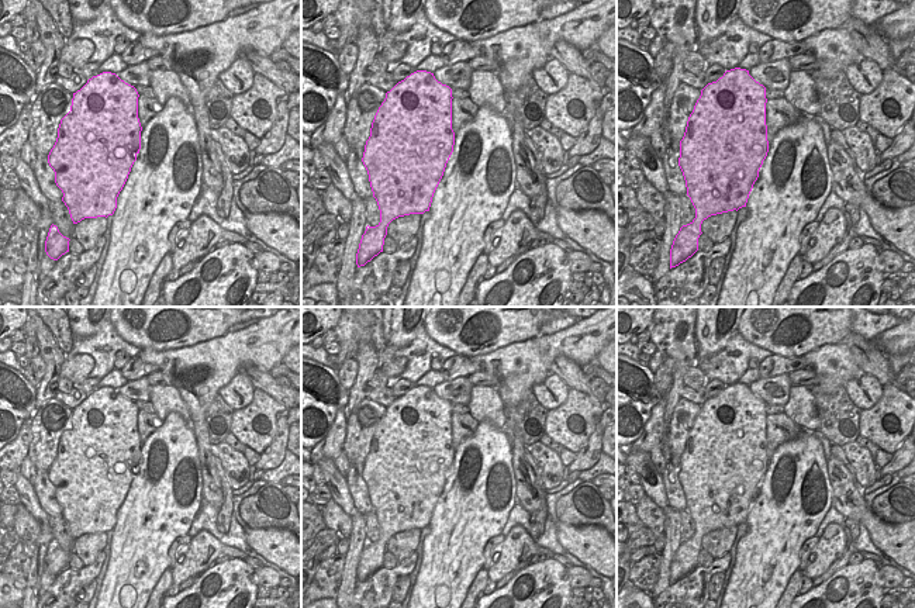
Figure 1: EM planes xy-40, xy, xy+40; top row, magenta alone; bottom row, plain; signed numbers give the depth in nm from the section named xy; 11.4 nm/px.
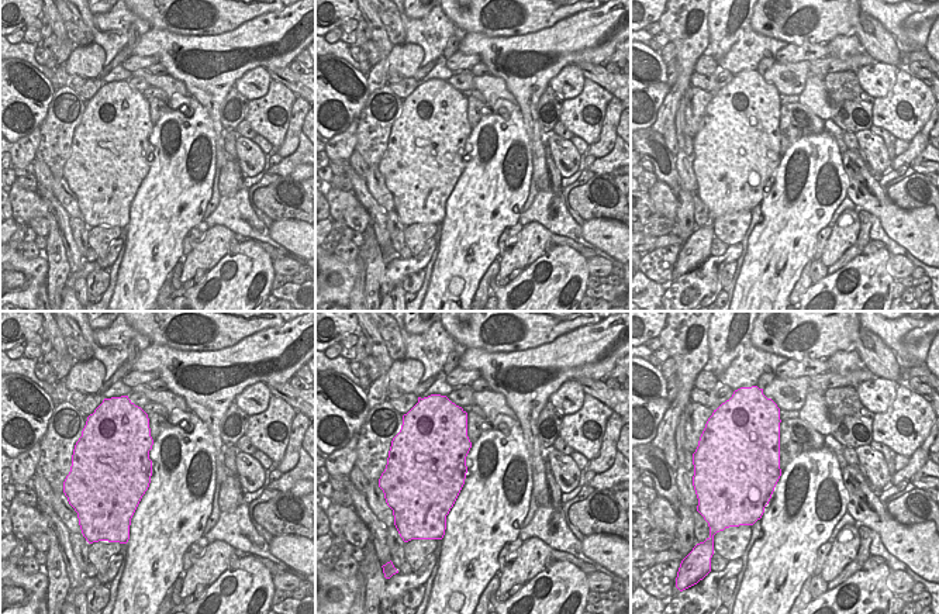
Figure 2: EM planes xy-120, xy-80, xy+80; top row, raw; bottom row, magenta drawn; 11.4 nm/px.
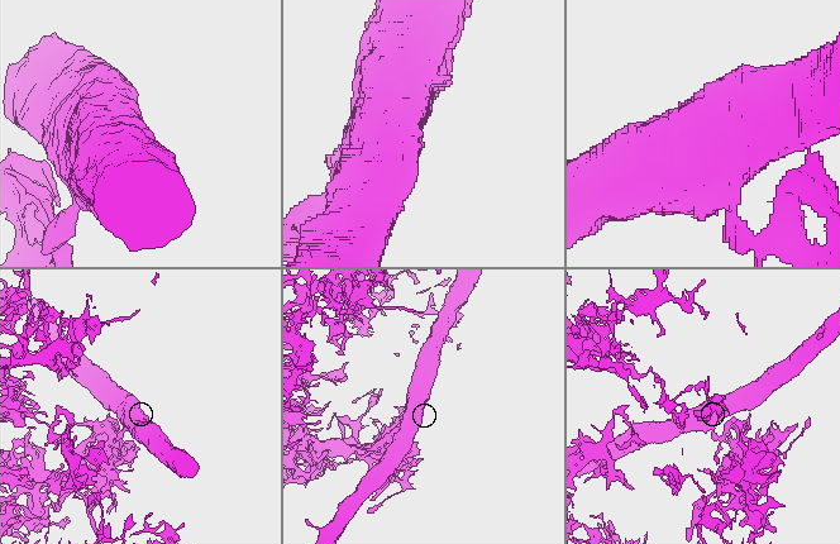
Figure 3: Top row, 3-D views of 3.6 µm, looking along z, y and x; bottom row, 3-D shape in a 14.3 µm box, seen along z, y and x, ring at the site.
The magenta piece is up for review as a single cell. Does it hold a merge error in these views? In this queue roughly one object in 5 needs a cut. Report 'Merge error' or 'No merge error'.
Merge error.

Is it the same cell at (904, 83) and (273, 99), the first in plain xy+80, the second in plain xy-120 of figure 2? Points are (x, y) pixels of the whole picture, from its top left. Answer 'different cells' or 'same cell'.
same cell

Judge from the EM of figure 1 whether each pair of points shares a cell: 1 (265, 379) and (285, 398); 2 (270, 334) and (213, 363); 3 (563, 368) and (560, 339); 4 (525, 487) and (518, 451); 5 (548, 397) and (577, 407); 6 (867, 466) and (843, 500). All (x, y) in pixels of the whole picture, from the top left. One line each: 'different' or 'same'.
1: same
2: same
3: different
4: same
5: different
6: different

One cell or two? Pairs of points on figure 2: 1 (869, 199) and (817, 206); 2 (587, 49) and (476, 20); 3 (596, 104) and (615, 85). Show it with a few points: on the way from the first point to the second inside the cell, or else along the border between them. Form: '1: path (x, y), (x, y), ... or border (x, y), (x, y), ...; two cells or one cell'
1: border (842, 164), (848, 196); two cells
2: border (558, 20), (535, 31), (494, 38); two cells
3: border (584, 78), (596, 82), (614, 96); two cells

